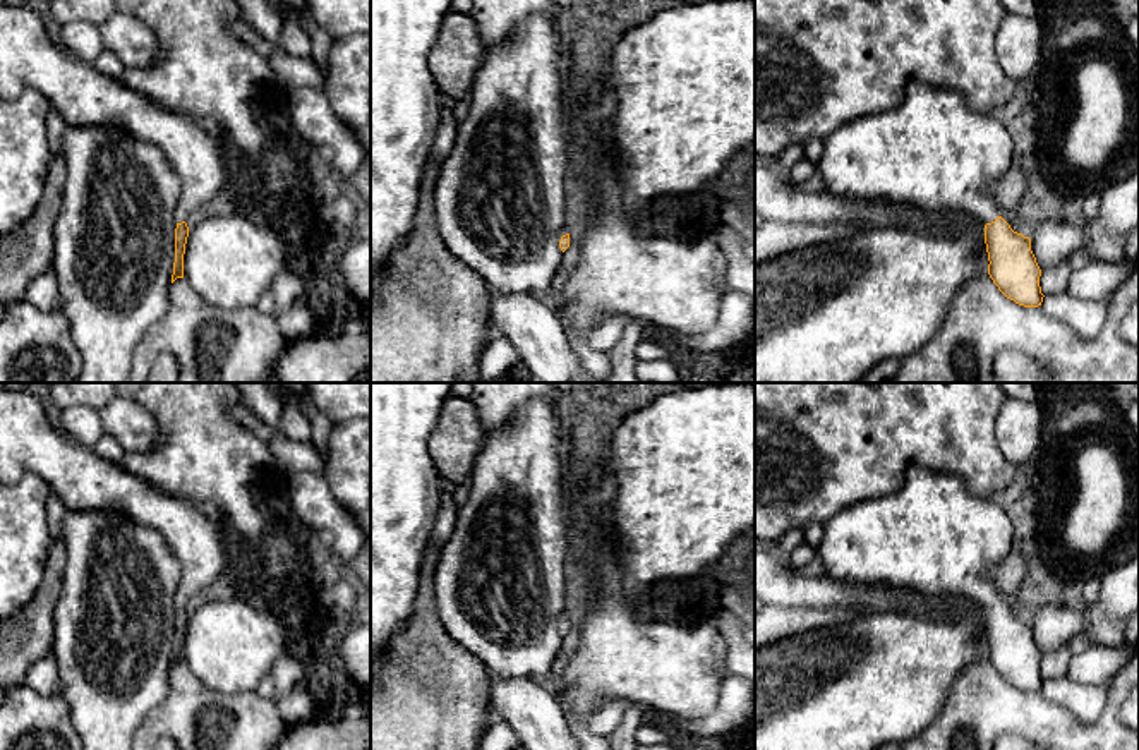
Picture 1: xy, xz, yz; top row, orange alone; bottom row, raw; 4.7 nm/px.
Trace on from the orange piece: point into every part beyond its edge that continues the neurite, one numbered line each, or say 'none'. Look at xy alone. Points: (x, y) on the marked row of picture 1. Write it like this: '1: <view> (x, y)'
1: xy (30, 55)

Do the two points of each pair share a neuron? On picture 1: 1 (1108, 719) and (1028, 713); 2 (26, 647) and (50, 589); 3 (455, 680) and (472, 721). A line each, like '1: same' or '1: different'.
1: same
2: same
3: same

